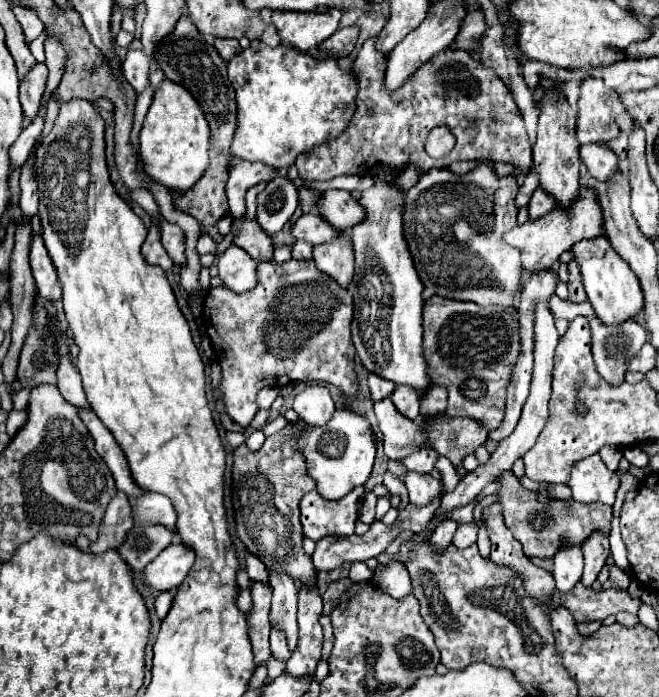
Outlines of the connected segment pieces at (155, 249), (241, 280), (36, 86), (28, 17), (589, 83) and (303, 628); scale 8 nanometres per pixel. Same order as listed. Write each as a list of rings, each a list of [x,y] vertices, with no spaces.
[[[155,223],[149,229],[149,235],[147,235],[147,239],[145,239],[143,247],[141,247],[141,253],[143,253],[143,257],[145,257],[145,261],[149,265],[159,265],[163,271],[167,271],[167,269],[173,267],[173,261],[169,259],[169,255],[165,253],[165,249],[161,245],[159,229],[155,227]]]
[[[231,245],[217,257],[219,277],[235,293],[245,293],[257,285],[257,265],[259,261],[249,257],[249,253],[237,245]]]
[[[35,63],[33,69],[29,69],[29,73],[19,81],[19,101],[23,105],[25,119],[35,119],[45,91],[45,81],[47,81],[45,63]]]
[[[15,5],[15,7],[13,7],[13,13],[15,13],[17,21],[19,21],[21,27],[23,27],[23,33],[25,33],[27,43],[31,43],[33,39],[37,39],[37,37],[45,31],[43,21],[37,17],[37,13],[33,13],[33,9],[27,9],[27,7],[21,7],[21,5]]]
[[[583,79],[579,113],[577,113],[577,139],[585,143],[607,143],[619,135],[615,117],[621,111],[617,93],[609,91],[603,79]]]
[[[301,589],[299,591],[299,643],[293,649],[289,661],[287,661],[287,673],[293,677],[305,677],[313,675],[315,667],[321,659],[321,643],[323,643],[323,631],[321,631],[321,597],[317,589]]]

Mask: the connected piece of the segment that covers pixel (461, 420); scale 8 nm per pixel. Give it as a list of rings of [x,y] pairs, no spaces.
[[[447,413],[431,415],[417,421],[427,443],[423,449],[435,449],[447,457],[451,465],[461,467],[463,459],[487,441],[489,431],[481,421],[469,417],[449,417]]]

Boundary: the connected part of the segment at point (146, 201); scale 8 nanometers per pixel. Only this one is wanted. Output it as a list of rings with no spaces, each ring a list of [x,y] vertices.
[[[135,189],[135,191],[129,191],[129,195],[131,195],[131,199],[139,205],[139,207],[143,207],[149,215],[153,215],[153,213],[159,213],[159,207],[157,207],[157,203],[155,203],[155,199],[153,199],[153,195],[147,191],[147,189]]]

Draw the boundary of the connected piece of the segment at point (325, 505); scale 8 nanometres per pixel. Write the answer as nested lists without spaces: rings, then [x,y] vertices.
[[[355,487],[353,493],[339,501],[327,501],[317,491],[307,493],[301,499],[301,523],[305,537],[319,541],[327,535],[351,535],[359,517],[359,501],[363,487]]]

